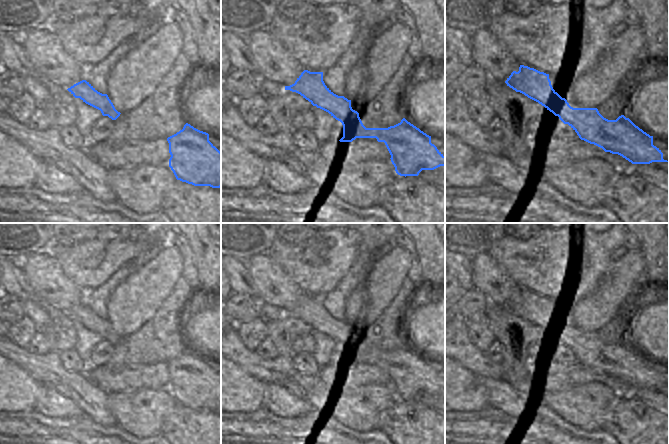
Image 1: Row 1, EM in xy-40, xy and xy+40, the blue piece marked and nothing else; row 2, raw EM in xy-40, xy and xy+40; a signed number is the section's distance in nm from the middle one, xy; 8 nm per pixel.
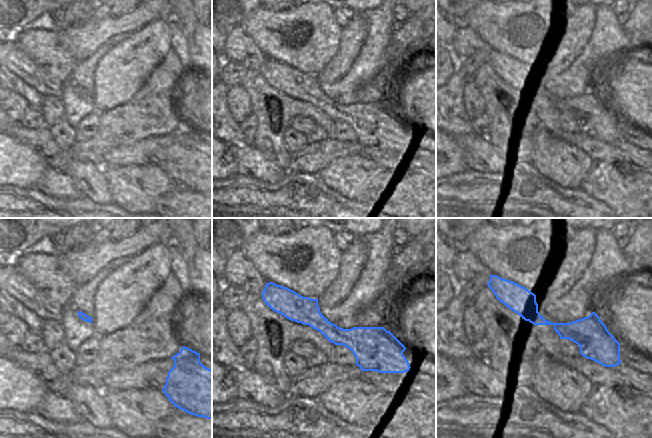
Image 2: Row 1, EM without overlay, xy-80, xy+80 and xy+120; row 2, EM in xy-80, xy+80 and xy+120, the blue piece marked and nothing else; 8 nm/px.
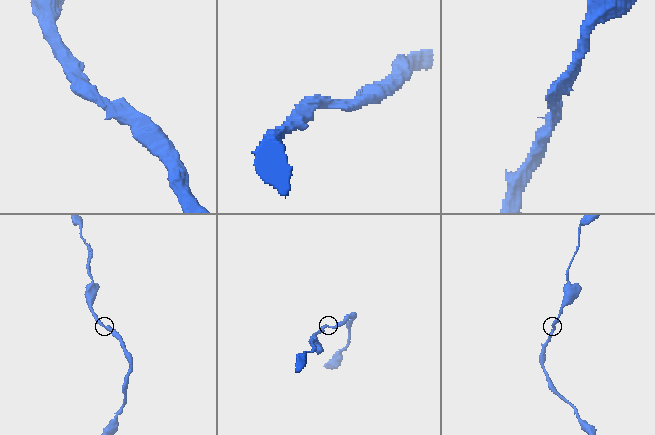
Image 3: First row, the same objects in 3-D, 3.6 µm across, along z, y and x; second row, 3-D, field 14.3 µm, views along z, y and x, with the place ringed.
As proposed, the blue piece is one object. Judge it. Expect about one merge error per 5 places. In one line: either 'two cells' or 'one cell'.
one cell

